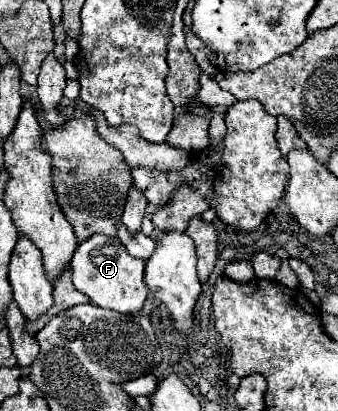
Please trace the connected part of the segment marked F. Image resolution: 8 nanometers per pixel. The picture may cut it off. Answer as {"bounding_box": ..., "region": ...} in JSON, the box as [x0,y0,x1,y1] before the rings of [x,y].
{"bounding_box":[71,234,147,314],"region":[[[93,234],[83,244],[79,244],[73,254],[71,260],[73,286],[99,308],[135,314],[141,310],[147,298],[147,286],[143,282],[143,266],[145,262],[141,258],[129,256],[129,252],[125,252],[125,246],[117,238]]]}

